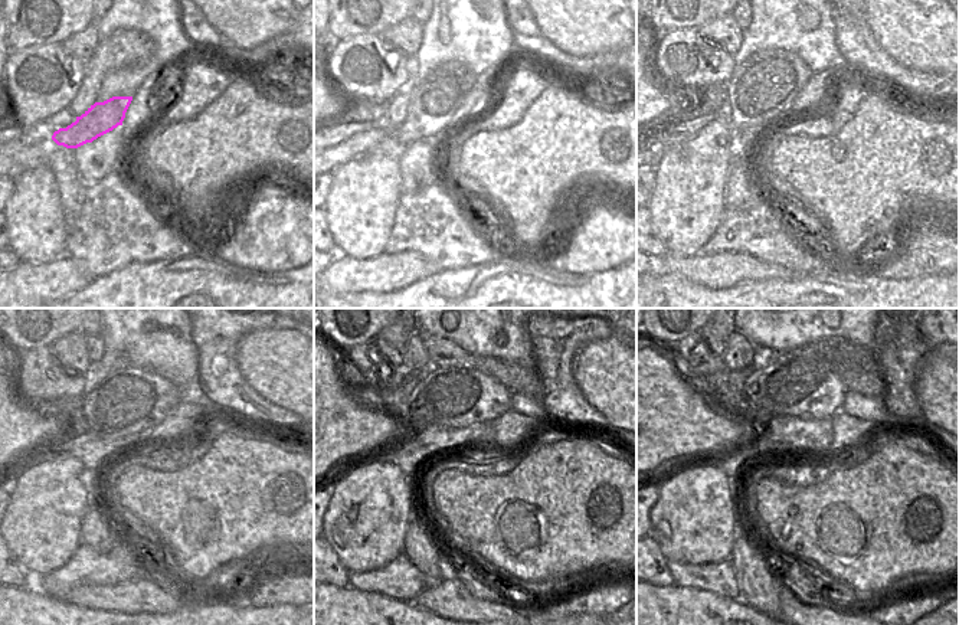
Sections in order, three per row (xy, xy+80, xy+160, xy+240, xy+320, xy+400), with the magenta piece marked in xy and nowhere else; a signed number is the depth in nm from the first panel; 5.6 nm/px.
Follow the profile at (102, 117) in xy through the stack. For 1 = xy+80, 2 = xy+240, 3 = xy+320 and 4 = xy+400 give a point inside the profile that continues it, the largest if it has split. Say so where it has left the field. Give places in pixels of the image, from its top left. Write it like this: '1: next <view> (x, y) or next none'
1: next xy+80 (435, 97)
2: next xy+240 (130, 401)
3: next xy+320 (449, 396)
4: next xy+400 (807, 382)

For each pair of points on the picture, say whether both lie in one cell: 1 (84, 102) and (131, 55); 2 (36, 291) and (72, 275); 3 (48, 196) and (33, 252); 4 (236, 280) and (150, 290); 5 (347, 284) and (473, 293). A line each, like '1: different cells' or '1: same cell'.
1: same cell
2: same cell
3: same cell
4: same cell
5: different cells

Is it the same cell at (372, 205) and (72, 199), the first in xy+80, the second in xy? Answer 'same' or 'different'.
different

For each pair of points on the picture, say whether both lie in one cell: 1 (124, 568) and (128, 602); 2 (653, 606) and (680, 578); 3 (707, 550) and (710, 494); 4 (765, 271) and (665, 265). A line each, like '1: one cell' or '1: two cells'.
1: two cells
2: two cells
3: one cell
4: one cell

